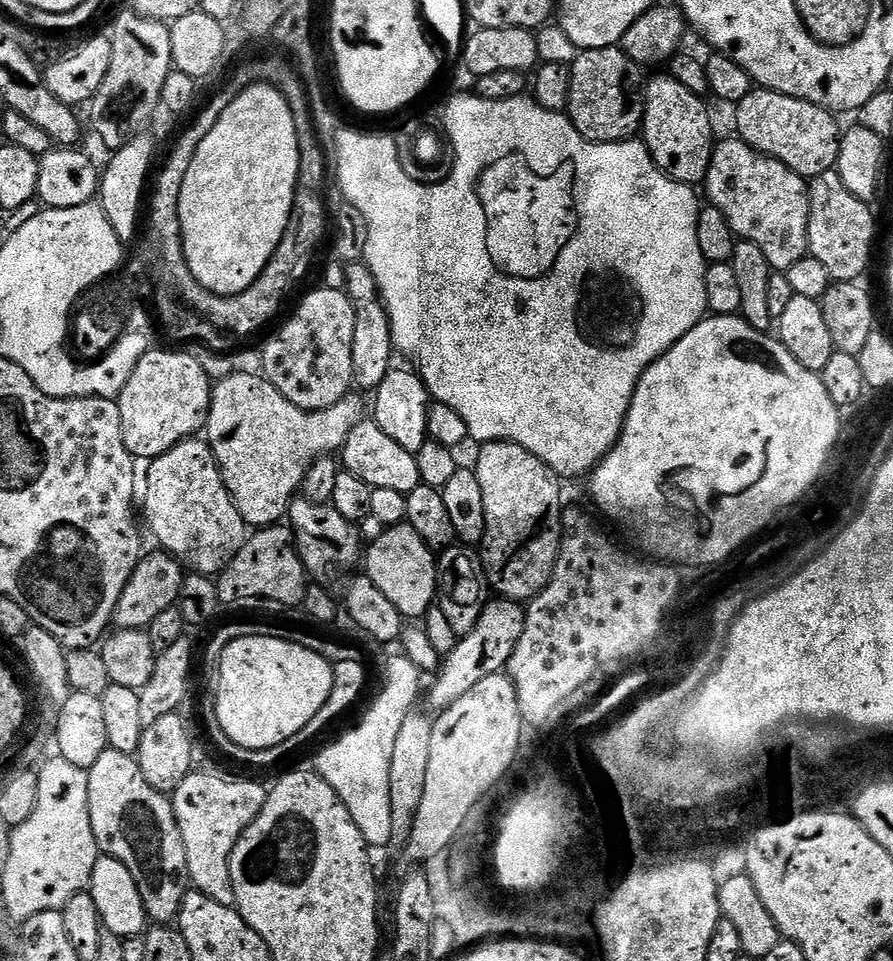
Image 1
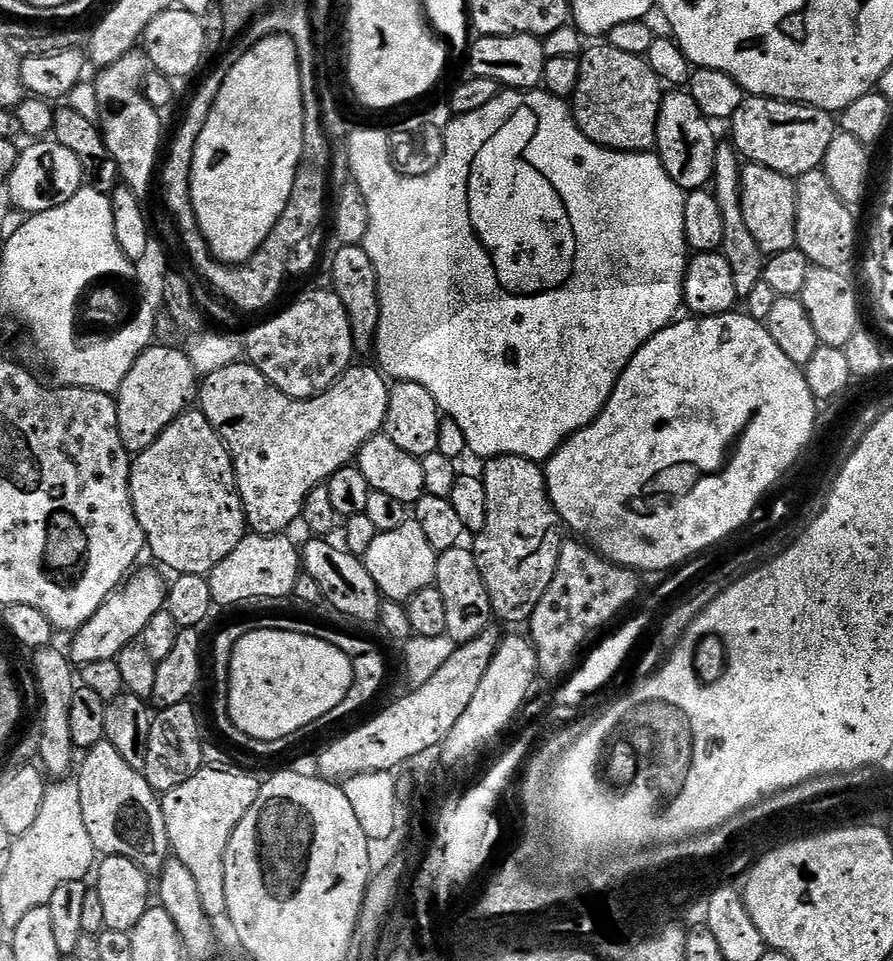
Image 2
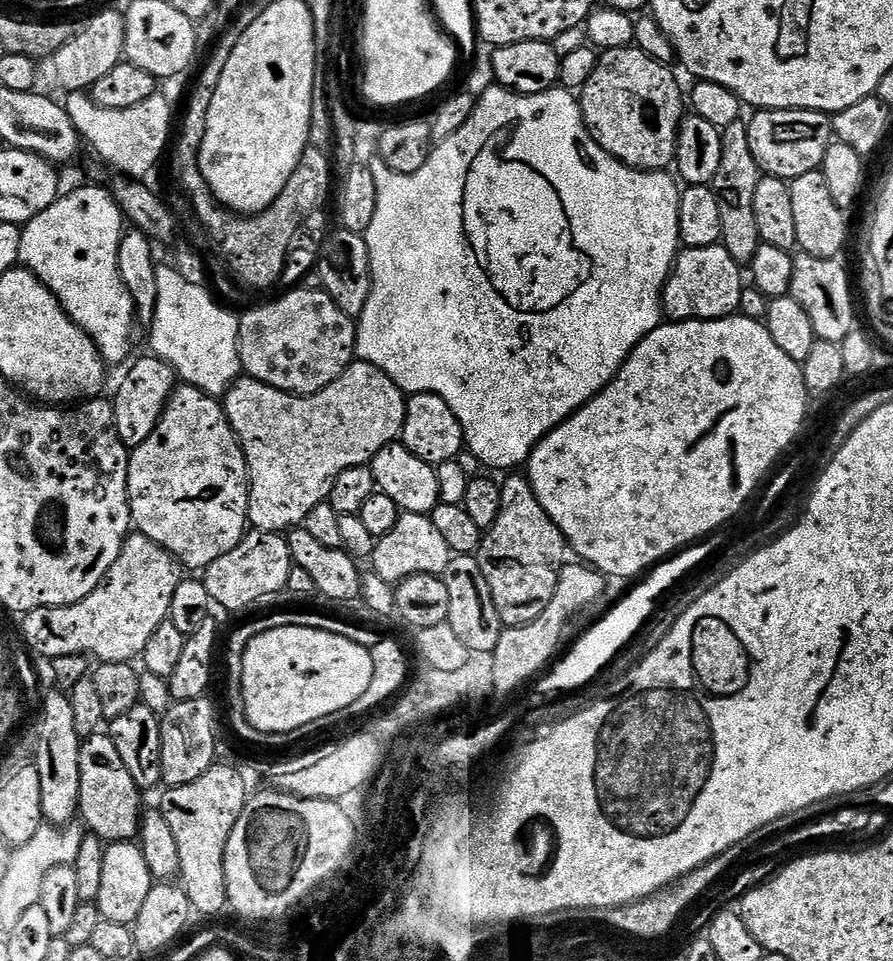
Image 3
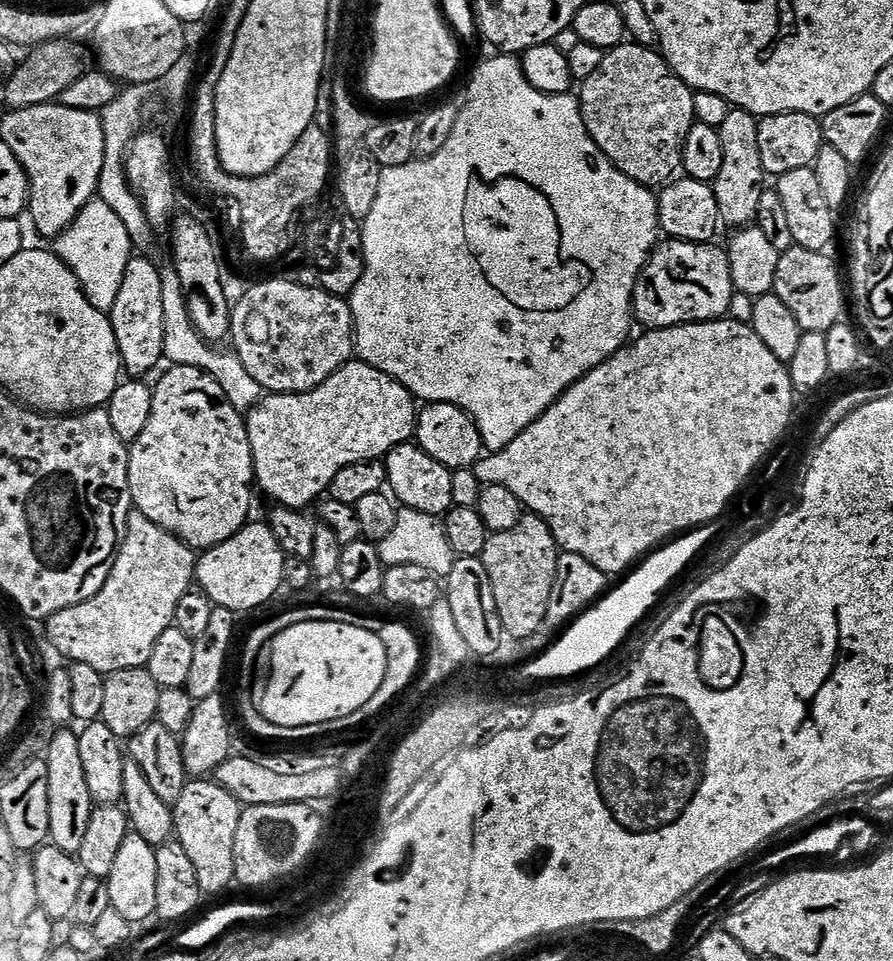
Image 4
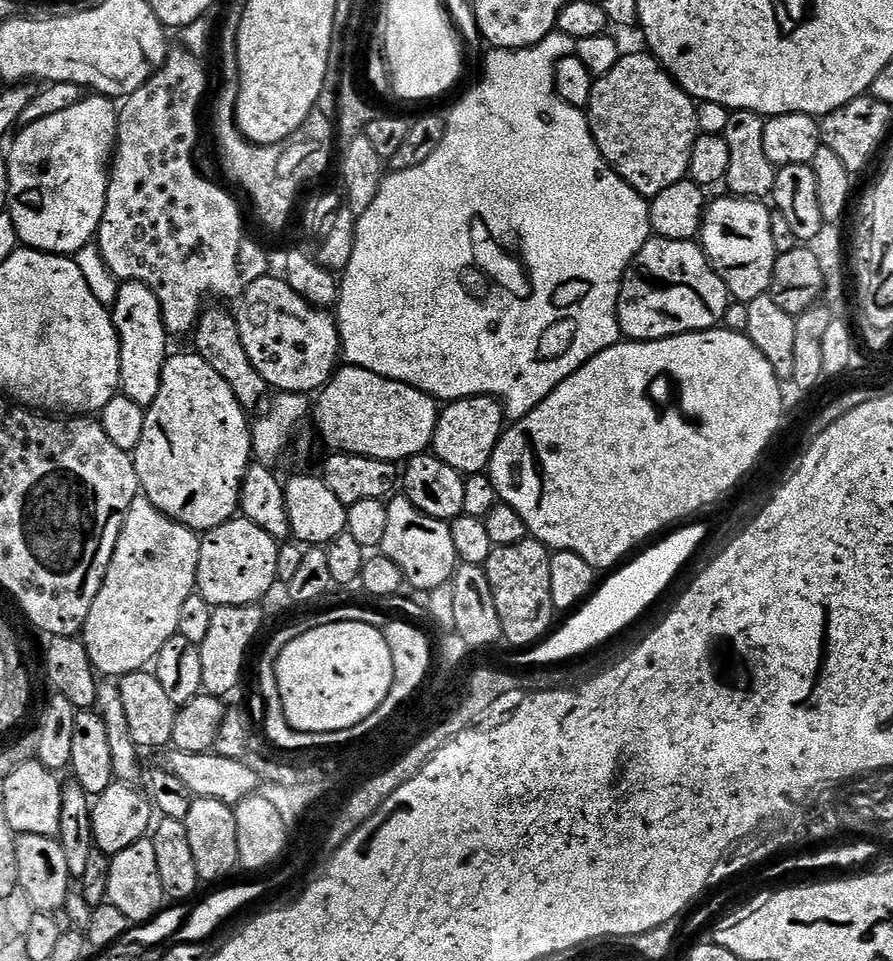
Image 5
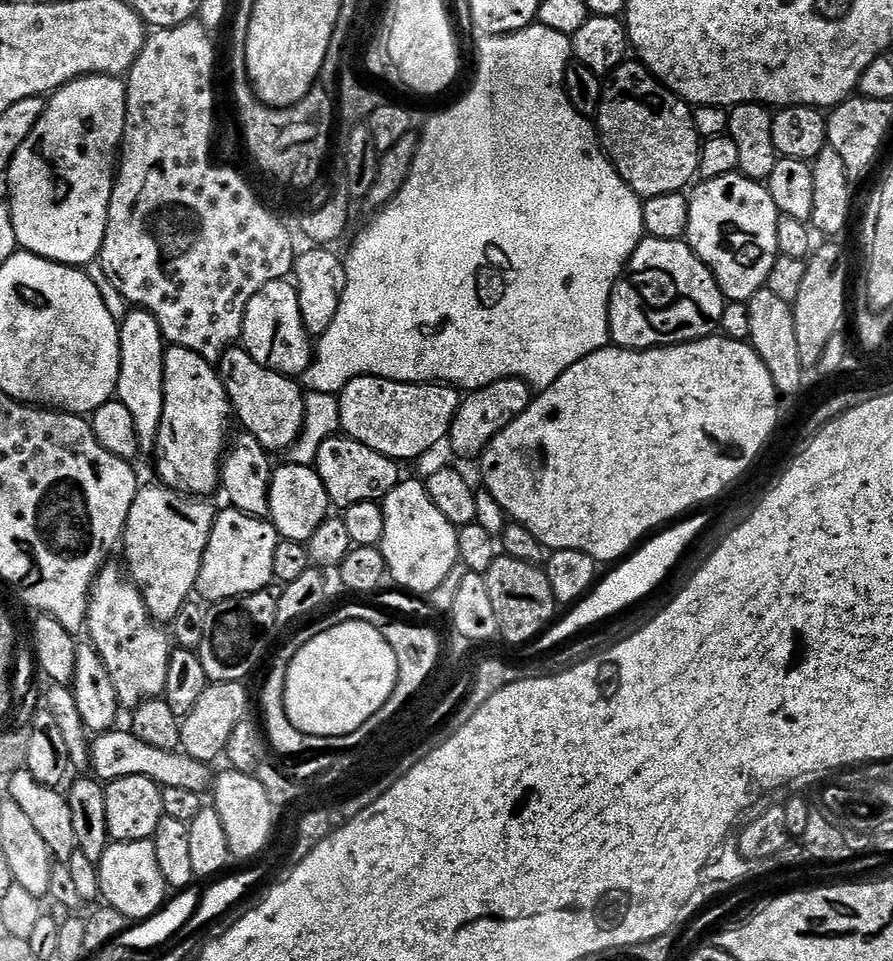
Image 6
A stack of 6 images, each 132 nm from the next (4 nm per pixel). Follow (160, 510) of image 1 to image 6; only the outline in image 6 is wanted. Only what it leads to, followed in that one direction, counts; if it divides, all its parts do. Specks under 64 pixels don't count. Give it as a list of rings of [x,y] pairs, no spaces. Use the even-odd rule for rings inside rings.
[[[169,347],[164,354],[164,401],[162,422],[156,435],[156,472],[159,483],[176,492],[183,492],[197,498],[211,497],[212,491],[220,488],[220,461],[224,459],[229,443],[228,419],[233,419],[232,404],[220,381],[220,373],[208,361],[203,360],[185,348]]]

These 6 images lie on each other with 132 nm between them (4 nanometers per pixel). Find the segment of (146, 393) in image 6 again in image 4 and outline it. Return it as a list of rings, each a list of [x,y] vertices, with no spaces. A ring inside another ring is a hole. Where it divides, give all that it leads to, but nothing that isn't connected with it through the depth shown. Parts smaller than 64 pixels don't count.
[[[144,254],[133,255],[126,266],[126,275],[122,277],[122,287],[118,289],[118,298],[112,307],[110,319],[114,326],[114,338],[118,342],[123,371],[132,378],[147,377],[147,372],[154,371],[164,360],[164,335],[166,334],[166,326],[162,318],[162,278],[160,268],[152,258]]]

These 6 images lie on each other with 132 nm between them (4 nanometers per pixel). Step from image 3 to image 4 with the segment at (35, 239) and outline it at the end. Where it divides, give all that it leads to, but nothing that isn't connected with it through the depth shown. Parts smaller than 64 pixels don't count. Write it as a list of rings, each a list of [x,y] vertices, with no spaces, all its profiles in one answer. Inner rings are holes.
[[[93,198],[74,218],[74,222],[60,236],[55,237],[56,257],[78,278],[84,288],[86,298],[98,310],[111,313],[118,298],[118,289],[122,287],[122,277],[126,275],[126,266],[134,255],[134,245],[122,218],[98,198]]]

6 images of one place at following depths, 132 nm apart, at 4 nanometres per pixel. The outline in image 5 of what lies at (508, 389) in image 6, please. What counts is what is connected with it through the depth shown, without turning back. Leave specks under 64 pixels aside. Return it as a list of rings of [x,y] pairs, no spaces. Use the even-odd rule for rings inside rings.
[[[471,396],[443,405],[434,430],[431,451],[446,466],[454,466],[465,477],[479,476],[489,471],[494,450],[504,435],[506,417],[504,406],[494,396]]]

